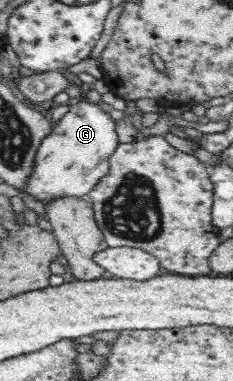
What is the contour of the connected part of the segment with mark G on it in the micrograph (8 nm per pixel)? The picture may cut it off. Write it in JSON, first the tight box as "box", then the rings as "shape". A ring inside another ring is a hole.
{"box":[23,102,120,207],"shape":[[[79,102],[54,125],[53,132],[41,143],[35,158],[33,175],[23,188],[45,207],[57,198],[85,198],[101,184],[111,170],[111,158],[120,146],[117,121],[101,106],[91,102]]]}

